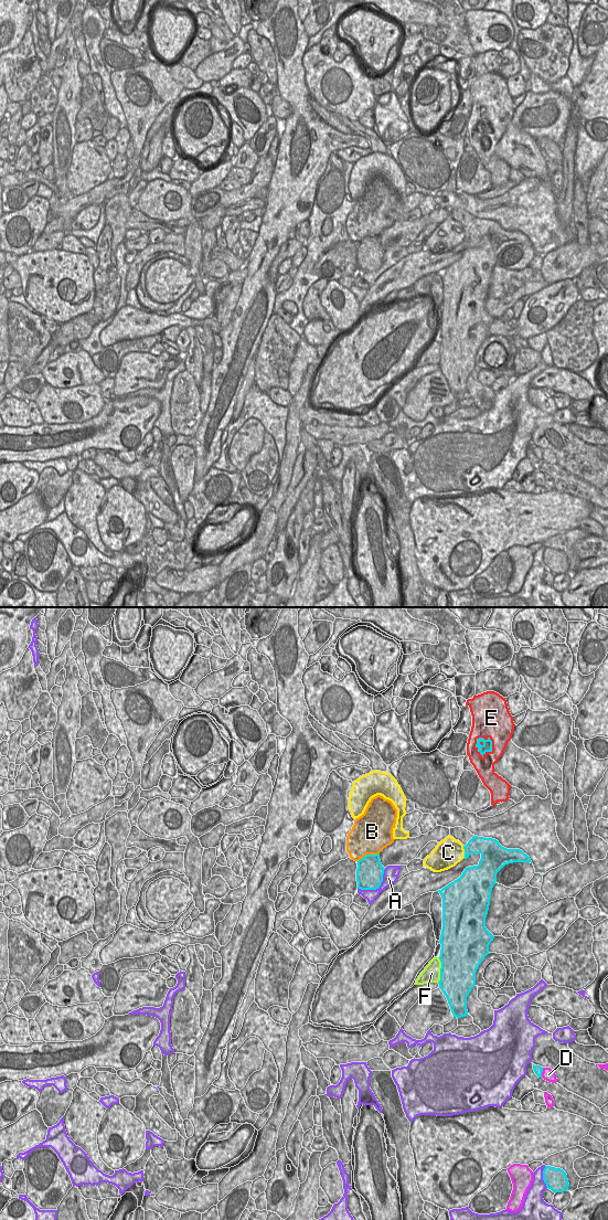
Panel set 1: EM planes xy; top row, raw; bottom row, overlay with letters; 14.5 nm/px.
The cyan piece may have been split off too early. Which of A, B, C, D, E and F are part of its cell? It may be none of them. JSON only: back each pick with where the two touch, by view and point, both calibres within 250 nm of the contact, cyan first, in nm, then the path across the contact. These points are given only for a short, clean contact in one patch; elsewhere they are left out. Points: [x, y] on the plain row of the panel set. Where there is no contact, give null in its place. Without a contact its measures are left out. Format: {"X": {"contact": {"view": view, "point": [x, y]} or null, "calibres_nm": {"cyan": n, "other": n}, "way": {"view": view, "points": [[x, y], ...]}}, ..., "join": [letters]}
{"E": {"contact": {"view": "xy", "point": [491, 130]}, "calibres_nm": {"cyan": 140, "other": 320}}, "join": ["E"]}

